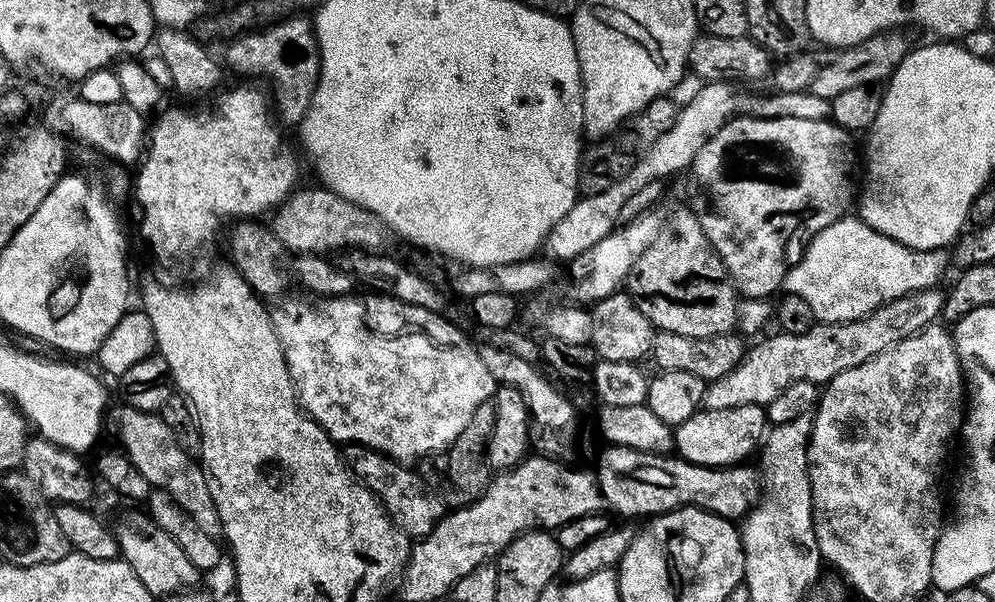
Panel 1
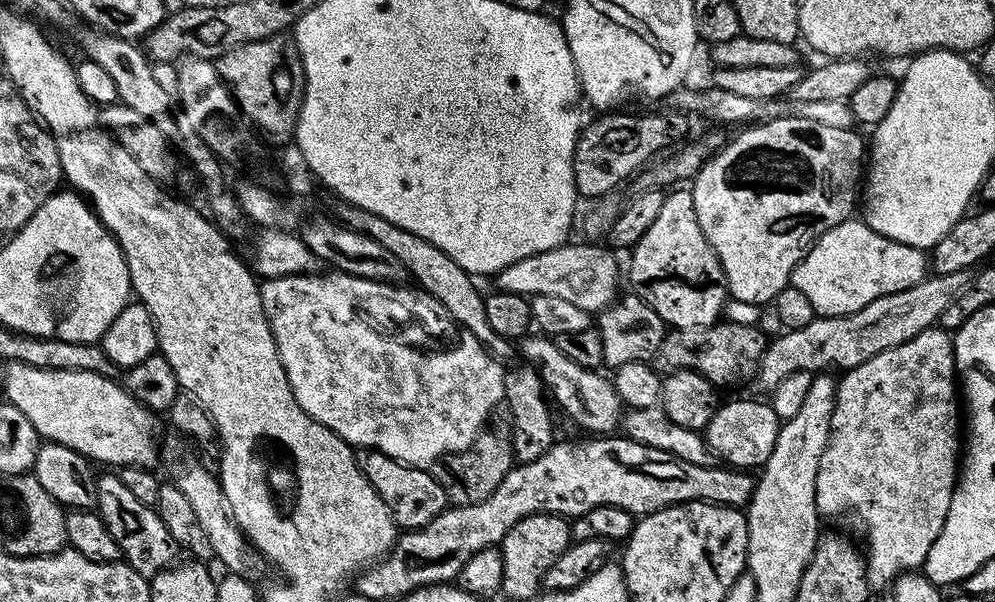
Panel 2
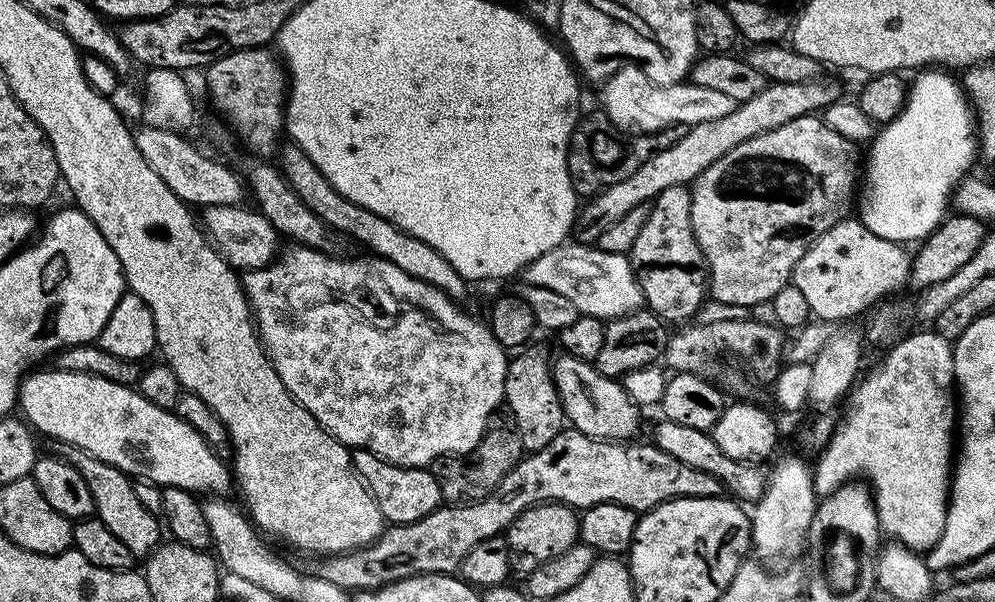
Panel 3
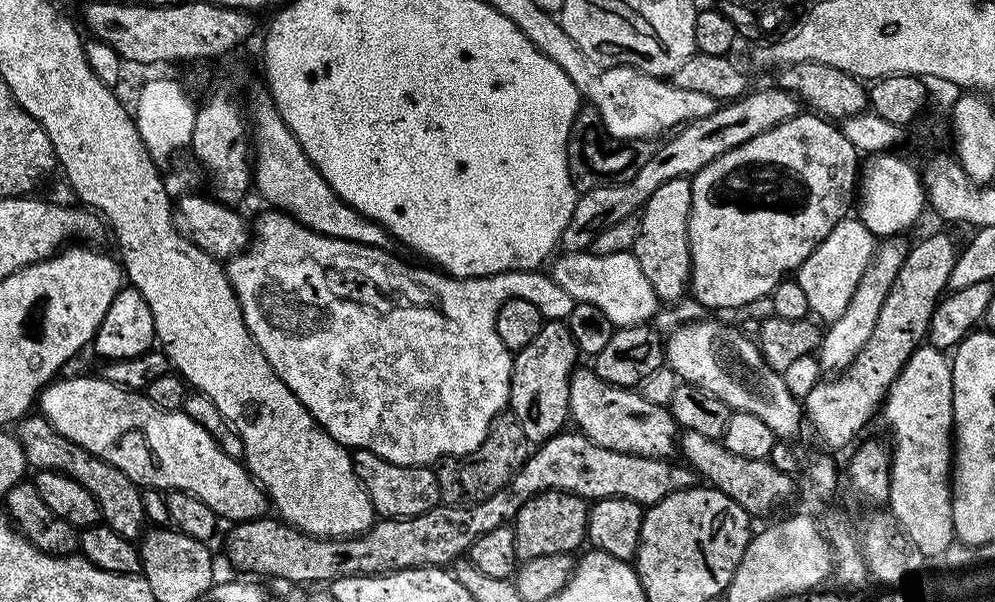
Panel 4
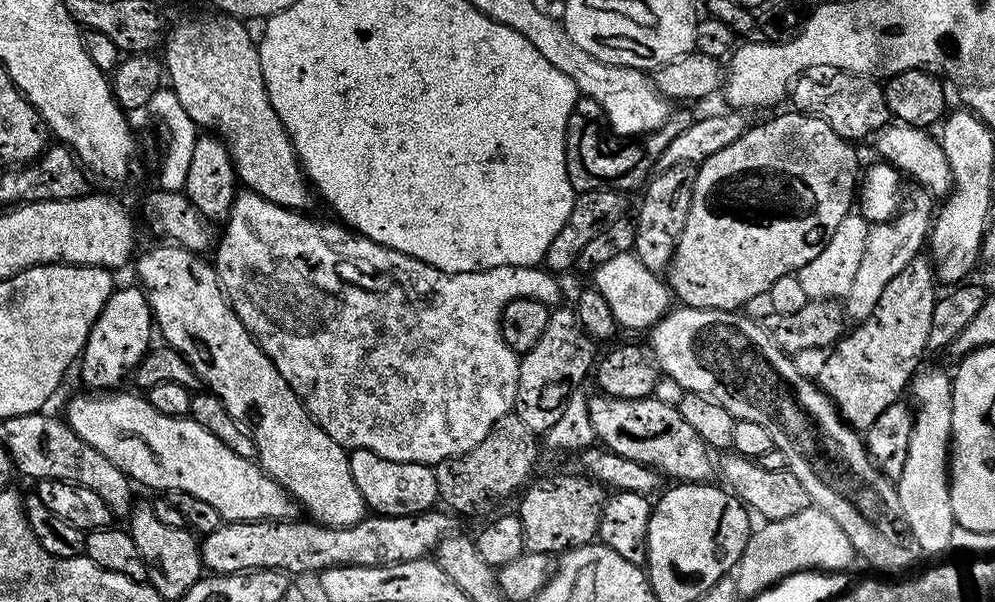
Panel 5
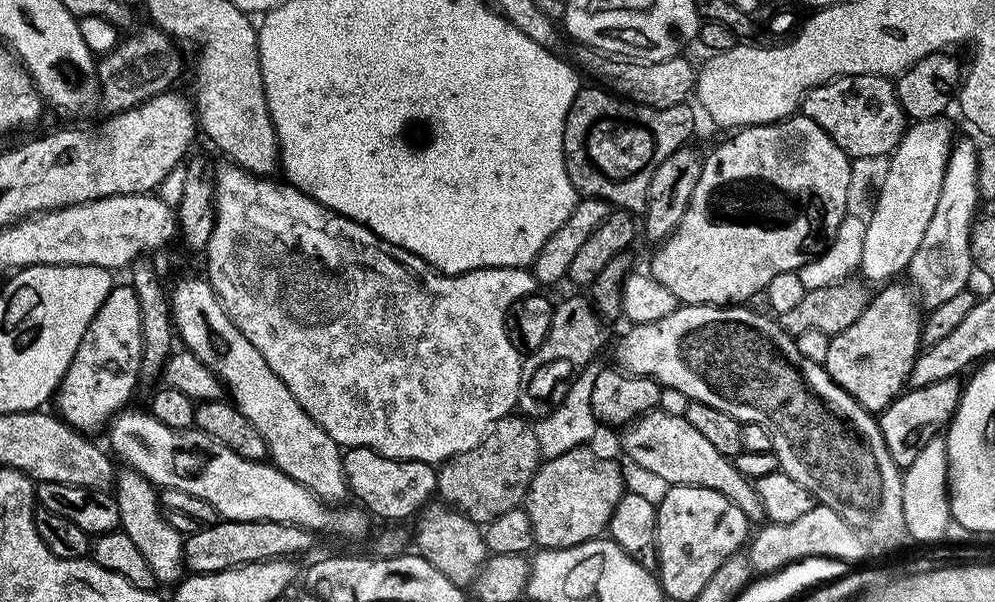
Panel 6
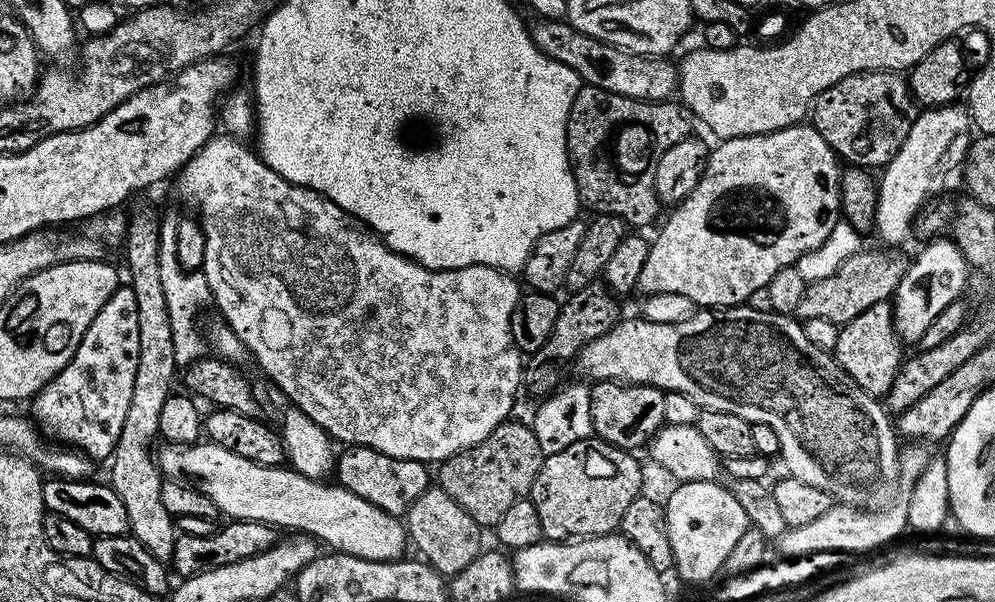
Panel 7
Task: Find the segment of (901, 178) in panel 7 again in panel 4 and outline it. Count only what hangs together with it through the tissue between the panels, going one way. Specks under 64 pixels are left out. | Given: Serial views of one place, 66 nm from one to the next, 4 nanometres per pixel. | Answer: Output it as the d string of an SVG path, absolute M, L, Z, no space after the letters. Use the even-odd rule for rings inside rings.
M903 235L890 236L879 241L876 254L868 263L868 268L862 274L854 294L850 298L850 306L846 306L846 314L842 318L831 321L823 333L818 349L818 359L821 369L828 374L836 374L854 362L858 350L866 344L874 330L874 322L878 322L878 313L882 310L882 302L886 302L886 294L892 289L898 270L908 257L909 241L904 241Z

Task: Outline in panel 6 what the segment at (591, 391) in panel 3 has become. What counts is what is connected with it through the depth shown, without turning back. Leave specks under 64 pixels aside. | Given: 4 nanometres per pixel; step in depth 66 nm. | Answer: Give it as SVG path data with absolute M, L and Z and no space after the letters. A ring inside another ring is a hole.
M655 408L625 427L622 446L627 459L653 472L668 485L690 485L714 490L730 498L750 522L765 519L764 507L753 481L737 470L736 465L717 449L684 416L666 414Z

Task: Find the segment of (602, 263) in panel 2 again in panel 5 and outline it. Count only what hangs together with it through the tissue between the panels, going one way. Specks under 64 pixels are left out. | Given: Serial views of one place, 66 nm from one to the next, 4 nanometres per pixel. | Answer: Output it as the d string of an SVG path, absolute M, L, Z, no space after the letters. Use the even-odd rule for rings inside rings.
M632 252L610 258L610 262L595 268L591 276L596 291L606 298L606 302L610 302L610 310L614 310L614 318L621 329L651 329L669 311L674 300L667 283L657 273L642 266L642 262Z

